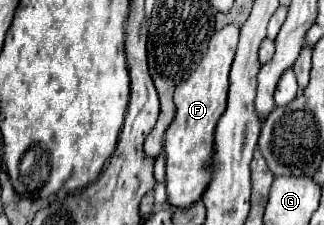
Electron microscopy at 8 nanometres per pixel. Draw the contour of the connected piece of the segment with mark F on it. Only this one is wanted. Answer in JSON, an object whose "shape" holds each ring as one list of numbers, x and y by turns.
{"shape":[[230,23,224,29,216,31,210,37,208,43,208,51,204,53,200,65,196,67,196,71,188,77,188,81,182,81,176,91,174,91,174,105,176,105,176,117,170,123,170,127,166,129,166,137,164,137,164,153,166,153,166,189,168,189,168,203,172,207,180,207,186,209,190,207,194,201,198,201,208,185,208,179,212,177,212,165,214,165,214,129,218,123,218,117,224,113,226,109,226,101,228,101,228,71,234,59,234,51,236,51,236,43,238,43,238,33,240,33,240,25]]}

